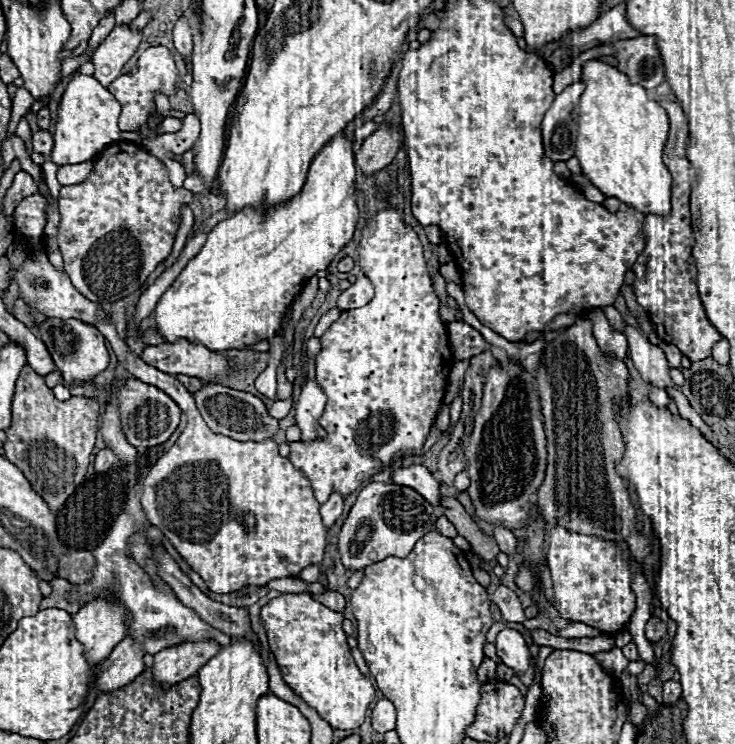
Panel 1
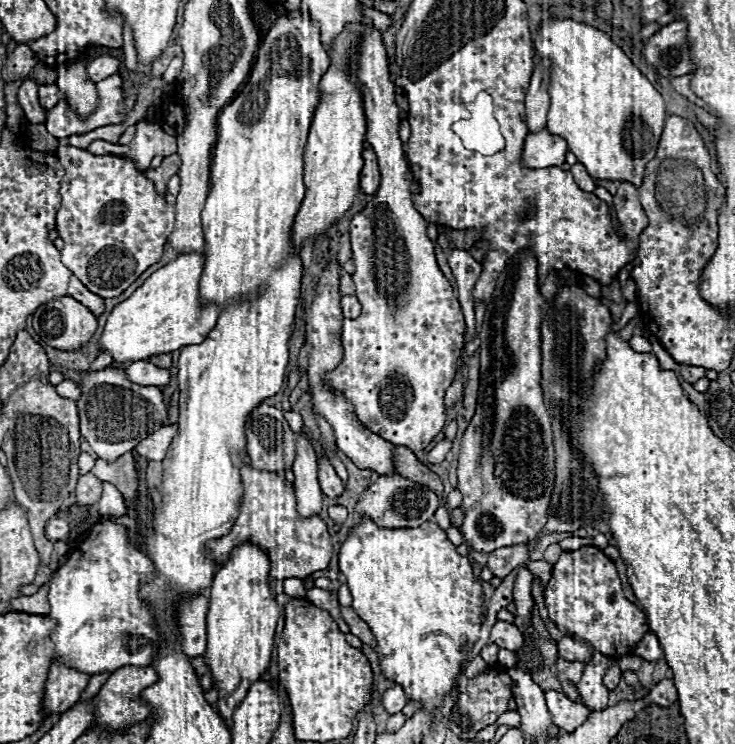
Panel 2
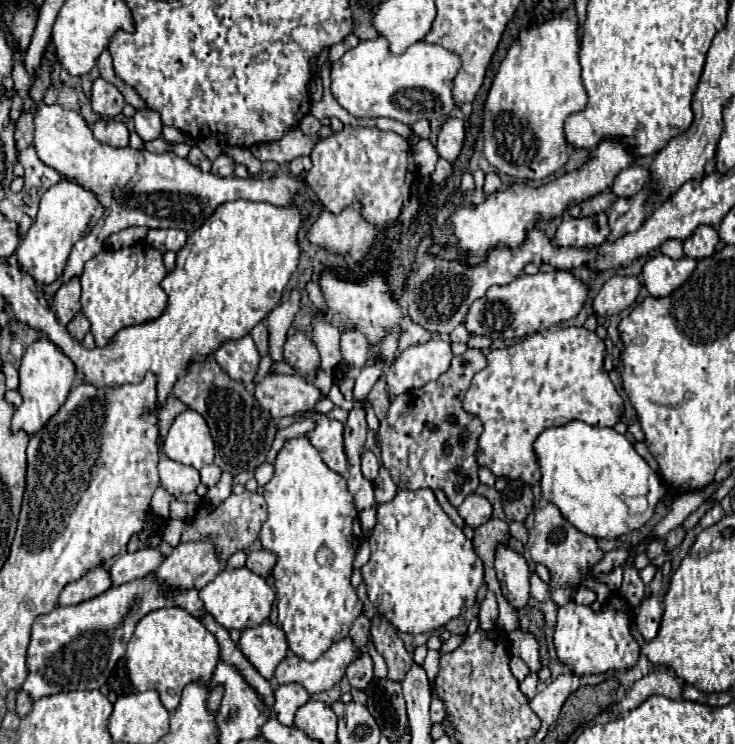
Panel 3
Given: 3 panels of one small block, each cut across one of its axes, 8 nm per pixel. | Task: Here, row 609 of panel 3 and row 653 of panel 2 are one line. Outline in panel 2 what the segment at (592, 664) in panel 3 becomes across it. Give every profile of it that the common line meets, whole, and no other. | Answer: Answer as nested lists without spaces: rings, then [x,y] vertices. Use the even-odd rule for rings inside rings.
[[[594,546],[564,552],[558,558],[552,568],[552,578],[544,590],[544,604],[548,608],[548,616],[558,628],[566,628],[570,634],[584,640],[582,644],[564,636],[558,644],[558,654],[564,660],[584,662],[588,658],[586,644],[604,656],[626,656],[650,630],[646,624],[646,614],[636,604],[626,600],[614,562]]]

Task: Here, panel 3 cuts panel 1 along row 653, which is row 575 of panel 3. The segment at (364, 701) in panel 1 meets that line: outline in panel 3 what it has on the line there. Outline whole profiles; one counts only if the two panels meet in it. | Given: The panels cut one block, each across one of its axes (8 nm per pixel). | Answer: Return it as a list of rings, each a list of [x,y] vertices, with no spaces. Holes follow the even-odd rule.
[[[308,436],[284,442],[274,460],[274,478],[264,488],[268,520],[262,524],[260,542],[264,550],[276,554],[272,576],[278,598],[278,622],[286,632],[290,650],[314,662],[334,642],[348,636],[350,624],[362,612],[362,604],[350,584],[352,562],[362,540],[358,512],[346,480],[324,464]]]

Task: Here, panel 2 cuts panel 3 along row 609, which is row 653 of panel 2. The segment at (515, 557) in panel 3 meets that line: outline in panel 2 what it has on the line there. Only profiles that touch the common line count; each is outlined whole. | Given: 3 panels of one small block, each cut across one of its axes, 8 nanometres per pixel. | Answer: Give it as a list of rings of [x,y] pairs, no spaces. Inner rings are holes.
[[[498,620],[492,628],[492,636],[490,640],[498,646],[498,648],[506,648],[510,652],[520,654],[522,652],[522,644],[524,644],[524,636],[520,632],[520,628],[516,628],[510,622],[502,622]]]

